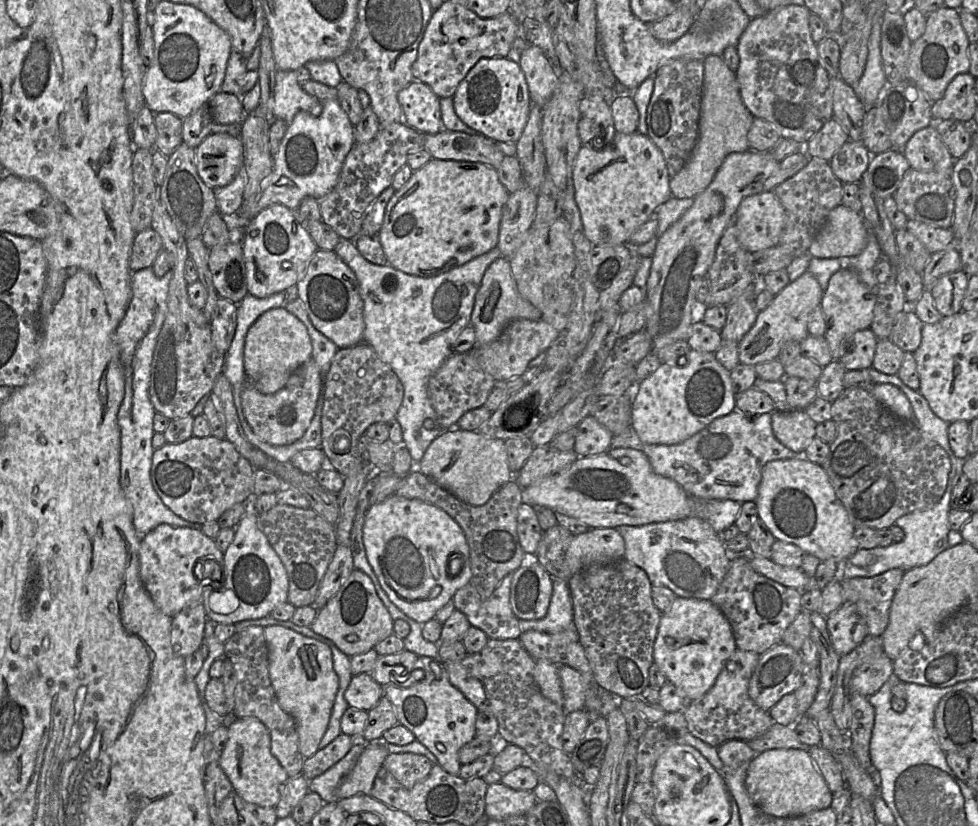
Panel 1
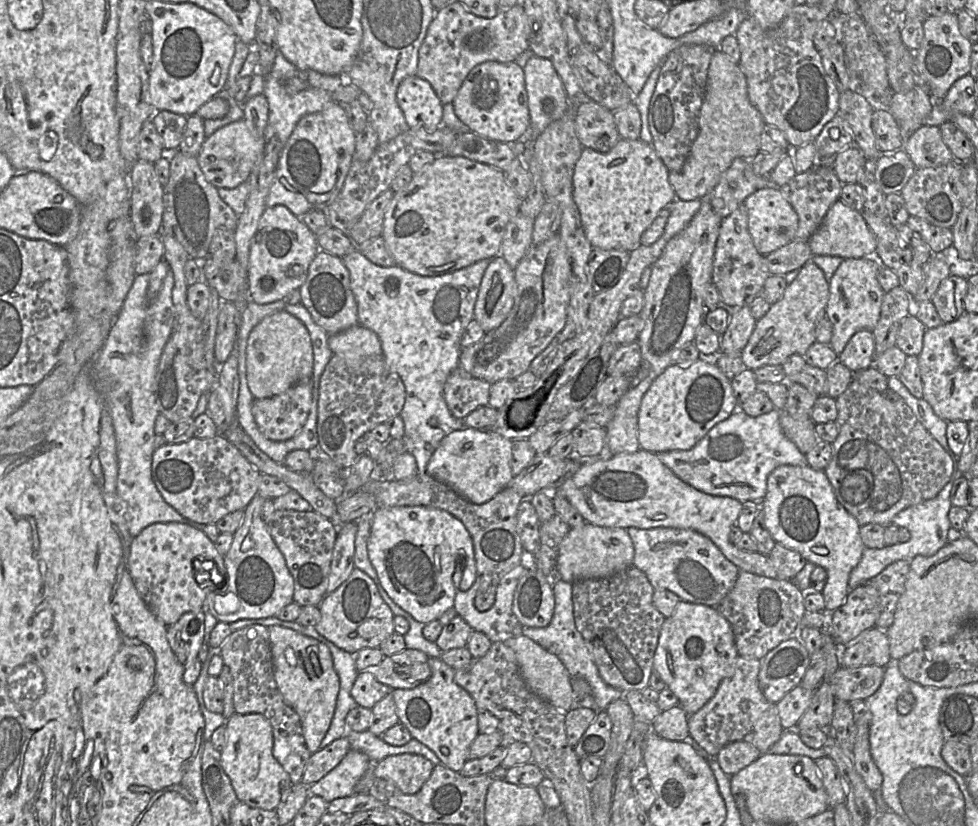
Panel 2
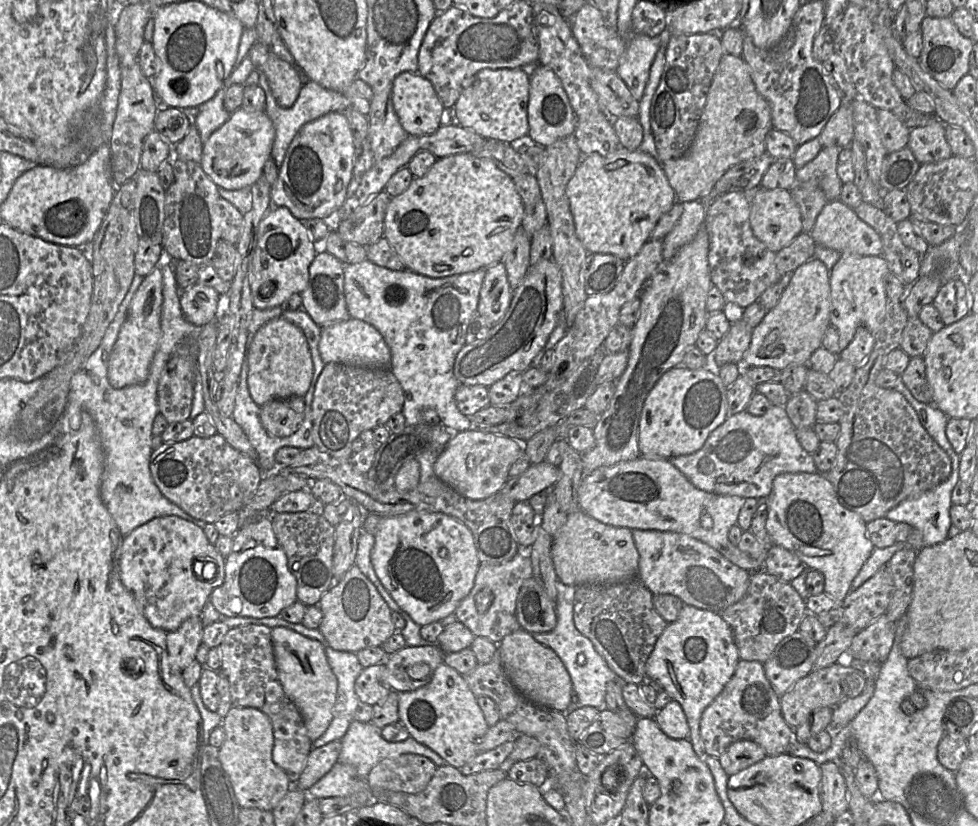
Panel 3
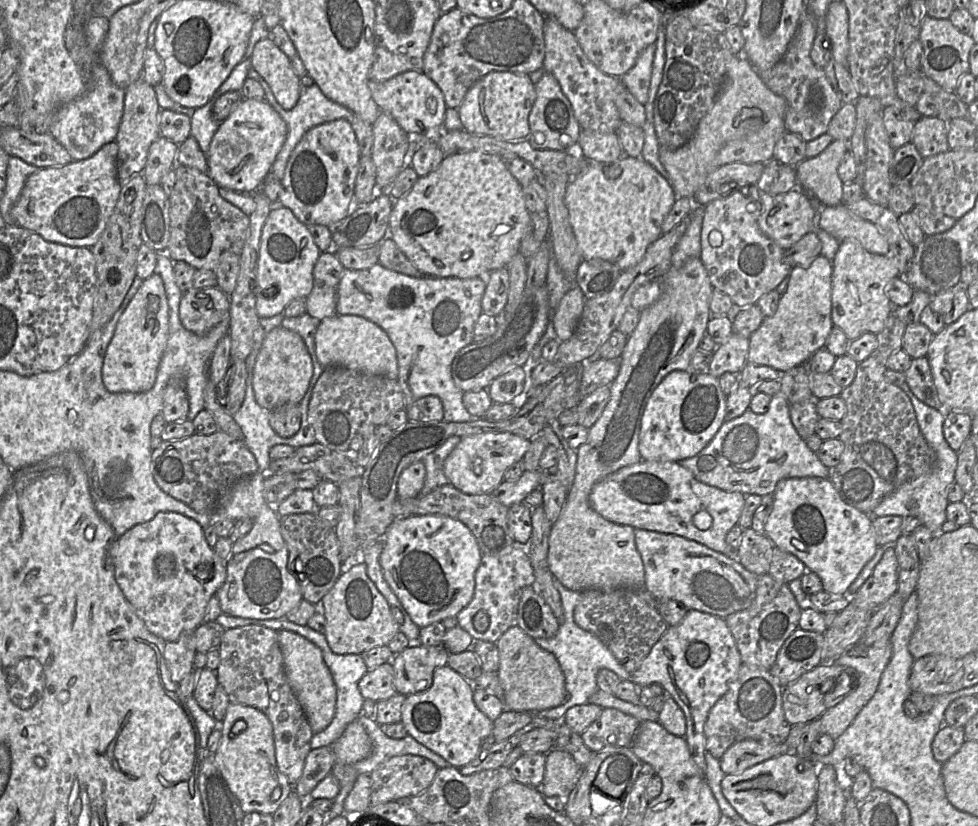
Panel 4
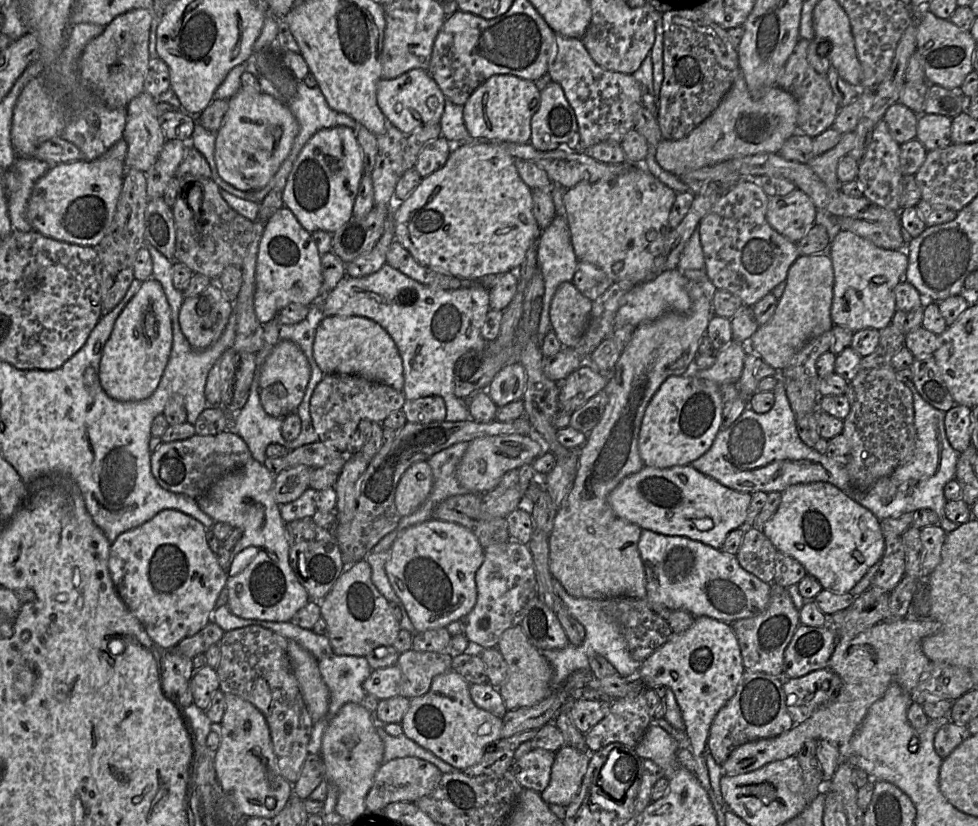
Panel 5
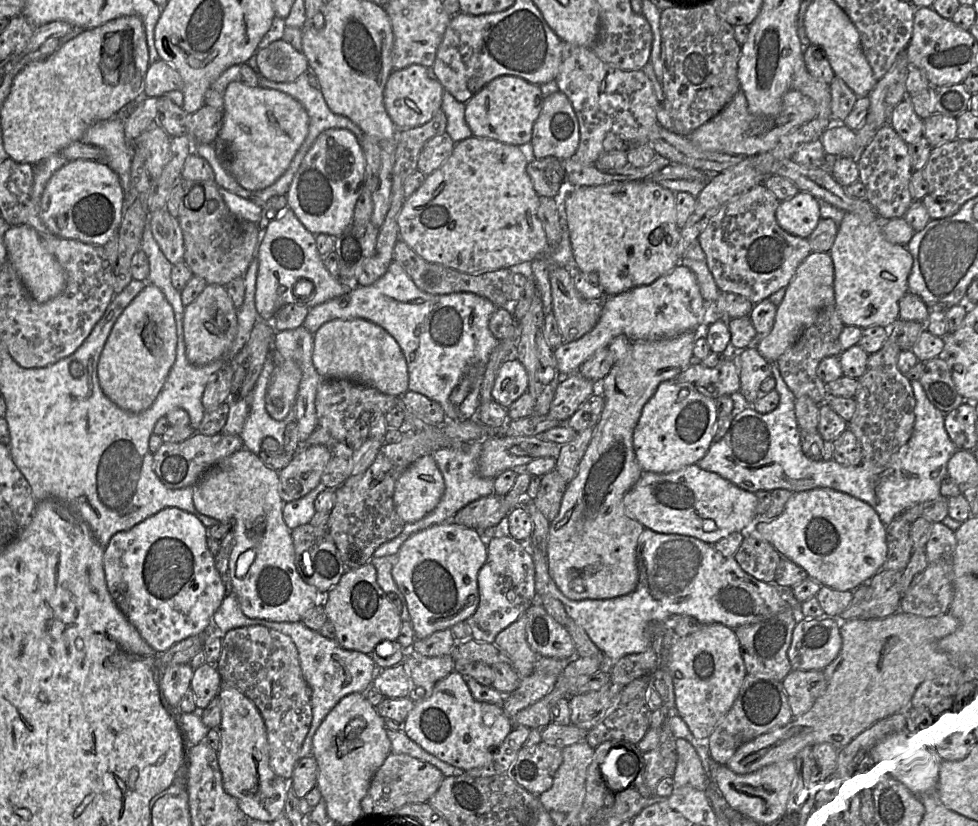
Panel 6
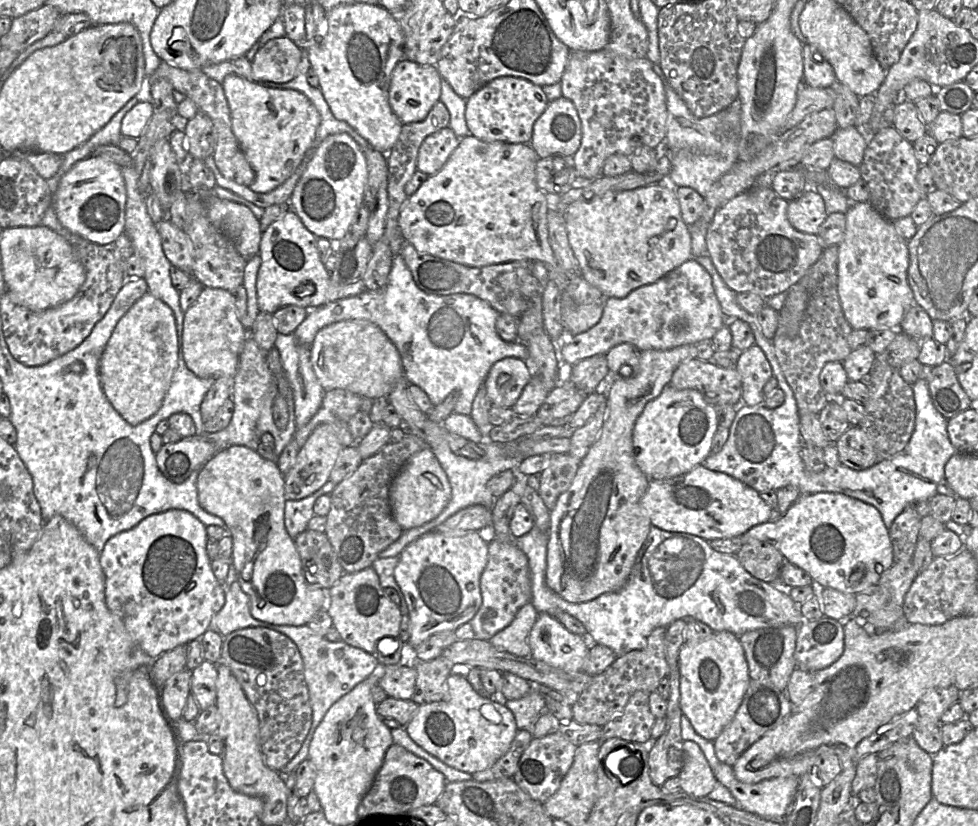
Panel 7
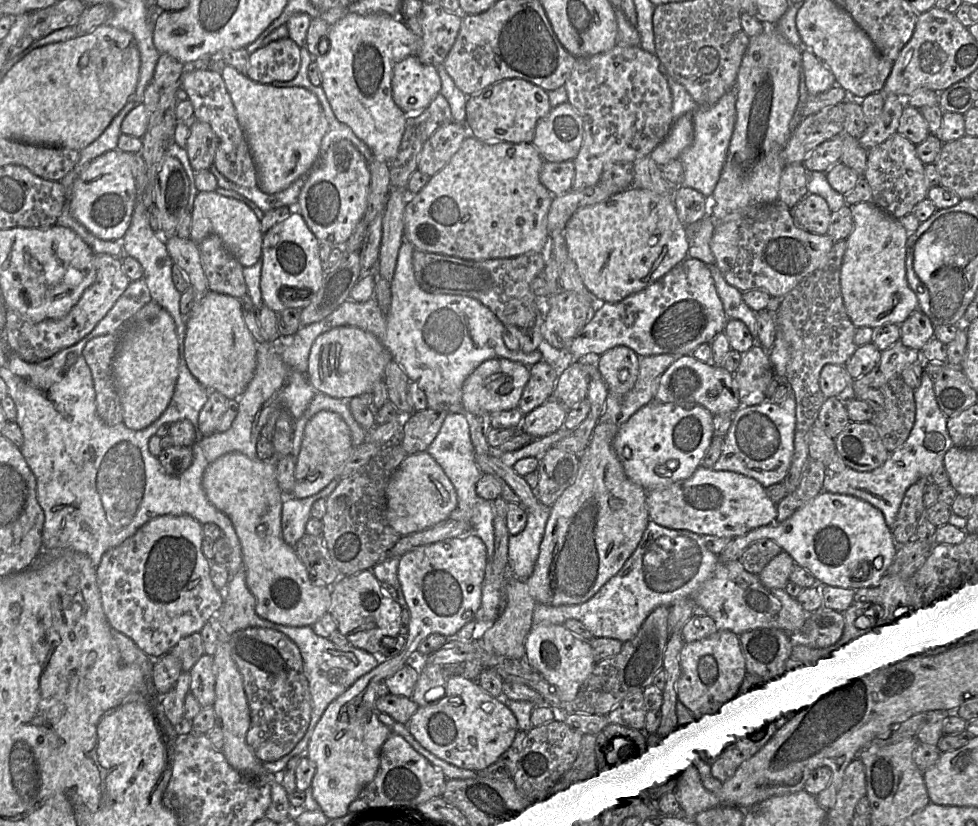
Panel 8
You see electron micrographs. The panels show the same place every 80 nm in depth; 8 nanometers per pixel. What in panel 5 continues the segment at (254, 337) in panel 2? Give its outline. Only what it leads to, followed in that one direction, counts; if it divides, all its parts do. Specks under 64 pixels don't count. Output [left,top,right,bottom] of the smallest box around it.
[259,340,311,418]

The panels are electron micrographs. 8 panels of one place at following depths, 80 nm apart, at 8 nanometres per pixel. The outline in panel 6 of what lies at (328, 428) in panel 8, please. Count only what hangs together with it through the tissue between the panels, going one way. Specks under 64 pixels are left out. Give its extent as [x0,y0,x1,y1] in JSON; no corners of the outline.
[279,445,333,502]

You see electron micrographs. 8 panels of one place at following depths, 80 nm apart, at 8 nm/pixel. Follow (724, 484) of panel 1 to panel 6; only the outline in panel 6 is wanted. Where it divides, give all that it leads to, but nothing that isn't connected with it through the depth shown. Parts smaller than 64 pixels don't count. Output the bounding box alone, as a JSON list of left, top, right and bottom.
[696,362,846,493]

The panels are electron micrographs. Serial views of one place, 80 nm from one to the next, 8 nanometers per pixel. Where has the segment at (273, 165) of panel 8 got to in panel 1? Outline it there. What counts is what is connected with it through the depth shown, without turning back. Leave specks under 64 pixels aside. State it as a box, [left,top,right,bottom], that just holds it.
[195,133,244,189]

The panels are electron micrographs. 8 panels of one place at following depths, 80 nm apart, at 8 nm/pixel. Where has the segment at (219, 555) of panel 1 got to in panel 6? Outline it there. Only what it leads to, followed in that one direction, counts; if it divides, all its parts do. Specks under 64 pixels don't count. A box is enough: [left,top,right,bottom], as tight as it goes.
[103,507,225,654]

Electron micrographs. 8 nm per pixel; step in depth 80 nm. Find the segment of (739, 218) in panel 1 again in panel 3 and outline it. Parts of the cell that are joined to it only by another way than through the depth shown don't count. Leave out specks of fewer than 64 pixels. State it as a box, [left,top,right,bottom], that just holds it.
[750,186,803,252]

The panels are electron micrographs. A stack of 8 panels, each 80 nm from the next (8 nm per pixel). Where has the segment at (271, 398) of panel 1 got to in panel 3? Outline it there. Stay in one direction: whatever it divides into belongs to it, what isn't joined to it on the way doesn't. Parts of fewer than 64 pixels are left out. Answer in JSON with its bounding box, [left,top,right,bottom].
[260,397,305,438]

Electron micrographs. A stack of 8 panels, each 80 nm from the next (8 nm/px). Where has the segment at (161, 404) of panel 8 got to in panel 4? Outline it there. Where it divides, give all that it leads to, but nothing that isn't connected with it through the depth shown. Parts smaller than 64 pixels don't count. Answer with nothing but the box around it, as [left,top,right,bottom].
[102,273,169,393]

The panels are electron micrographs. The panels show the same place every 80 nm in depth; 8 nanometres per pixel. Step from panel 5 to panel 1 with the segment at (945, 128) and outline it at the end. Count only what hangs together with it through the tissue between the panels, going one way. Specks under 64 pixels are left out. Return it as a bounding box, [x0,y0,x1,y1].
[901,124,956,172]

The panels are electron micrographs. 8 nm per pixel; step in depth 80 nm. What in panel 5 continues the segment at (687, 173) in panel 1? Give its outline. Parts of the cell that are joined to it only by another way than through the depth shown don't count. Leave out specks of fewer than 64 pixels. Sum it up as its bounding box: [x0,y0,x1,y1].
[656,68,799,177]

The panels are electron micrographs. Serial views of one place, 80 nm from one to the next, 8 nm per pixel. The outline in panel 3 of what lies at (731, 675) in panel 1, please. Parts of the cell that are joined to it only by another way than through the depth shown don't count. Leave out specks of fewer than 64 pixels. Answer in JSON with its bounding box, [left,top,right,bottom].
[700,659,792,758]

